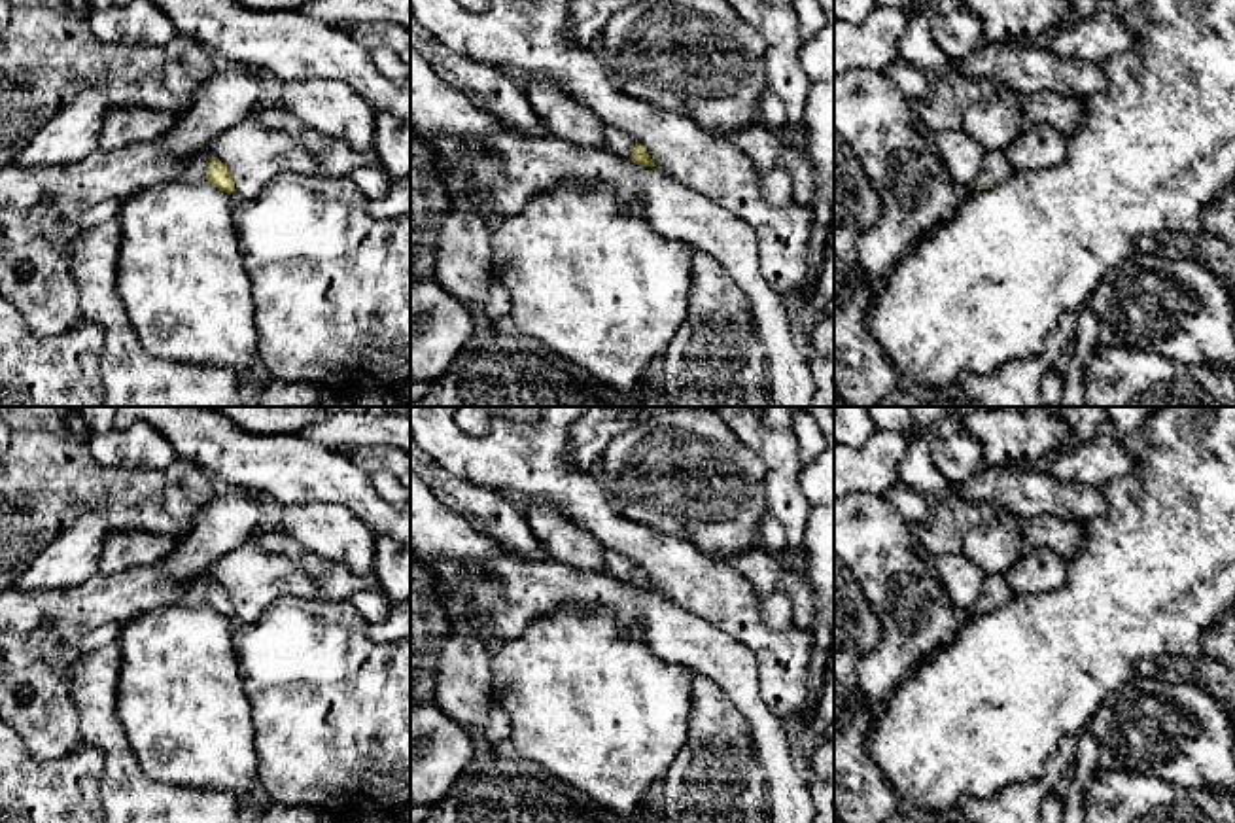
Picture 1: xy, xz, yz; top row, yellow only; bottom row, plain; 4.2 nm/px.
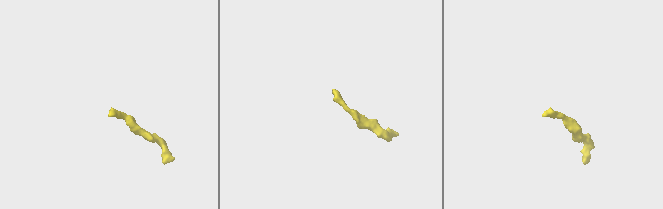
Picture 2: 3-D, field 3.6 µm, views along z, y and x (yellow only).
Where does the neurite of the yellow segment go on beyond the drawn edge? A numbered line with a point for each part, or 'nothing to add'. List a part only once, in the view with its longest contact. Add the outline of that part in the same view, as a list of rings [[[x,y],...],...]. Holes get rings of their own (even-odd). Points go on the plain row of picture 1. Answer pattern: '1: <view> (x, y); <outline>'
1: xy (197, 591); [[[200,573],[197,575],[187,588],[183,590],[180,604],[183,605],[200,605],[206,604],[206,596],[208,596],[208,587],[210,587],[210,575],[208,573]]]

